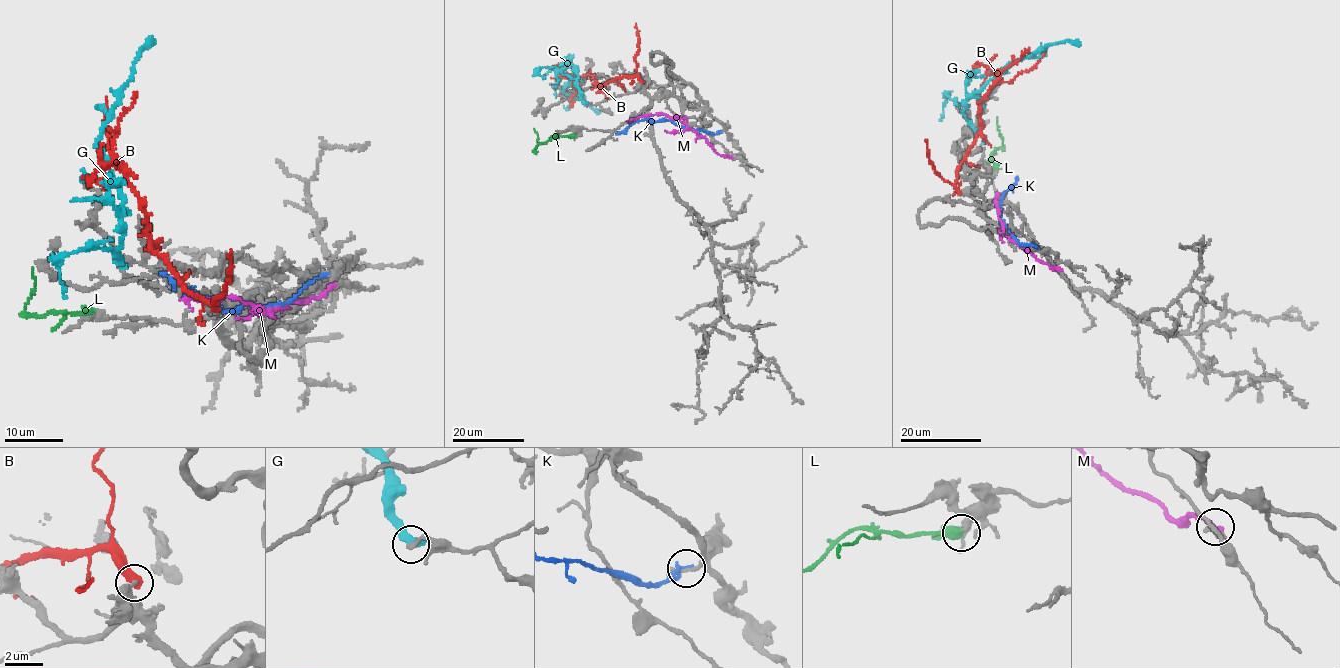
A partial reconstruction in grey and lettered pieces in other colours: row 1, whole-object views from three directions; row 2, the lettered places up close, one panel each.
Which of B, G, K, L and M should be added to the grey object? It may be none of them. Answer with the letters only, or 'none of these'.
none of these

